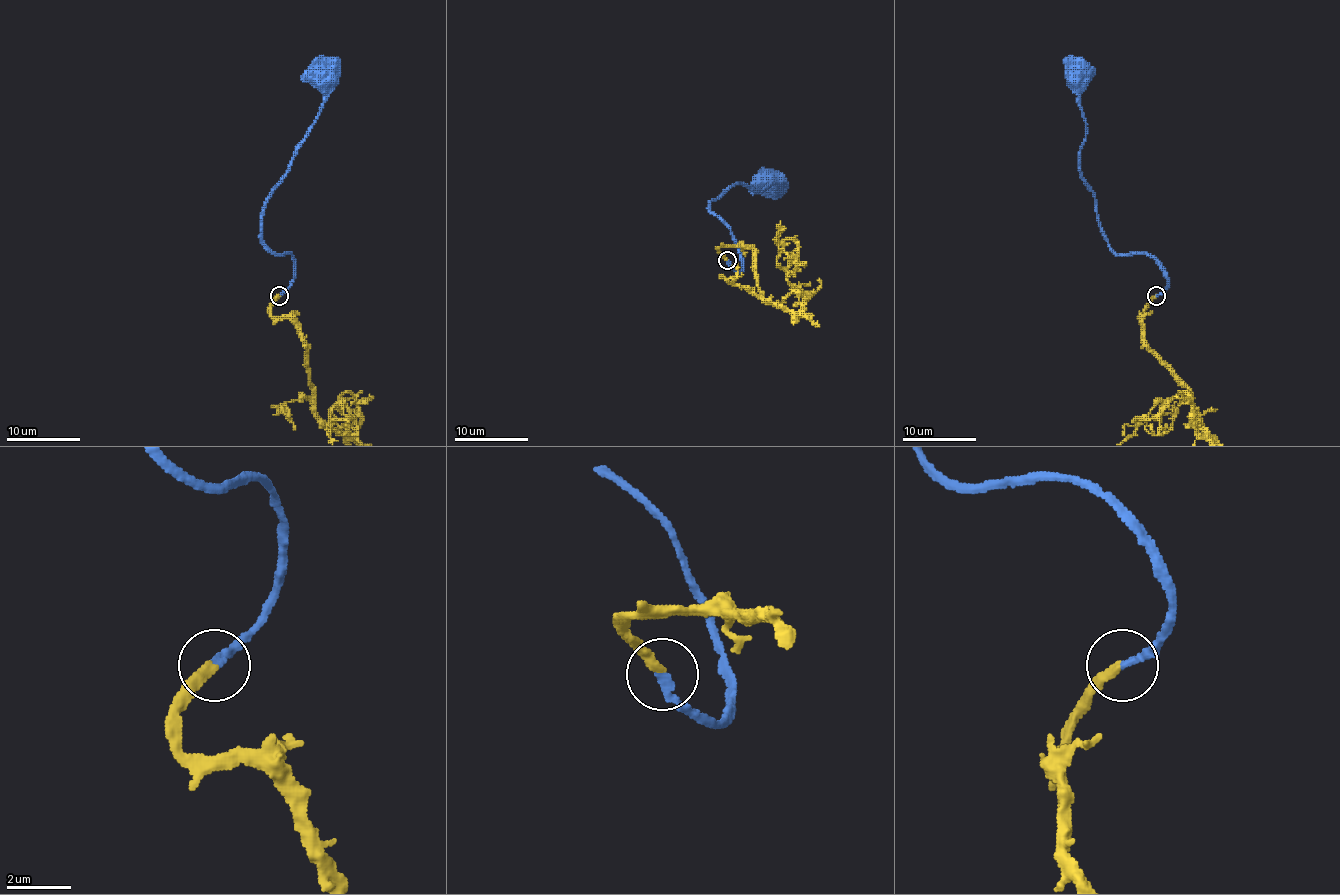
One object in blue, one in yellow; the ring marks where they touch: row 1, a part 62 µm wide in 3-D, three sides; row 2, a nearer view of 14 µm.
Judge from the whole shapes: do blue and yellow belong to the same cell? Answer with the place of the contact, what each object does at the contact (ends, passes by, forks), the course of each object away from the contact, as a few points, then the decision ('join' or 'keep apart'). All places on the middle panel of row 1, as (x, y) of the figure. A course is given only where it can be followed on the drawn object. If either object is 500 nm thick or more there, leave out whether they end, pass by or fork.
(727, 260) | blue ends | yellow ends | blue via (727, 260), (738, 271), (741, 267), (730, 228), (710, 210), (710, 202), (738, 182), (762, 189), (771, 180) | join

